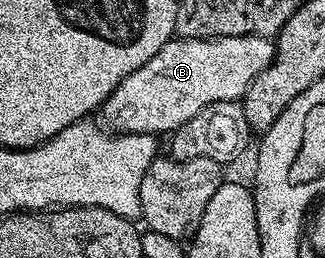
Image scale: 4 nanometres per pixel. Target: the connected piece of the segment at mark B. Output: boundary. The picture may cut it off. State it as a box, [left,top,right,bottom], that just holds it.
[101,36,275,137]

